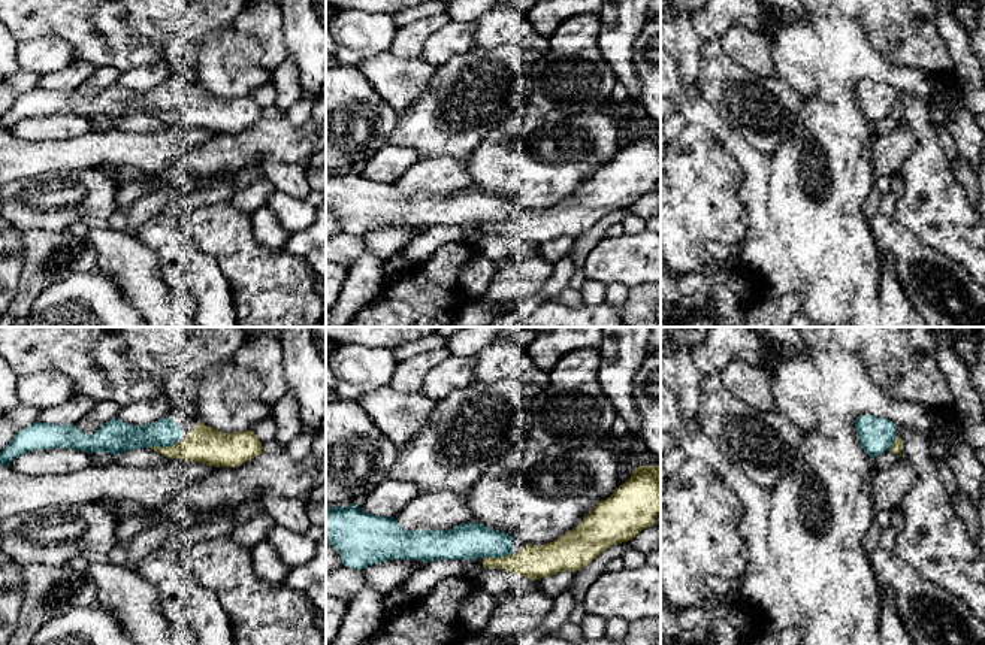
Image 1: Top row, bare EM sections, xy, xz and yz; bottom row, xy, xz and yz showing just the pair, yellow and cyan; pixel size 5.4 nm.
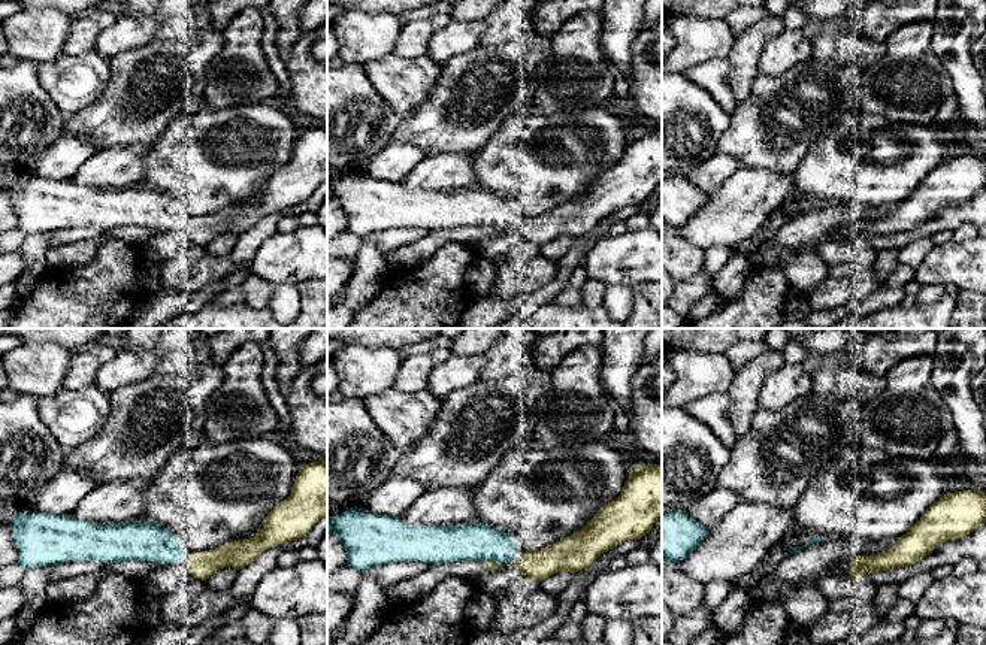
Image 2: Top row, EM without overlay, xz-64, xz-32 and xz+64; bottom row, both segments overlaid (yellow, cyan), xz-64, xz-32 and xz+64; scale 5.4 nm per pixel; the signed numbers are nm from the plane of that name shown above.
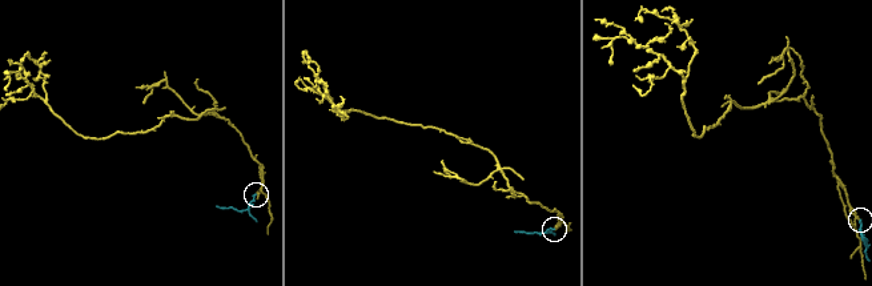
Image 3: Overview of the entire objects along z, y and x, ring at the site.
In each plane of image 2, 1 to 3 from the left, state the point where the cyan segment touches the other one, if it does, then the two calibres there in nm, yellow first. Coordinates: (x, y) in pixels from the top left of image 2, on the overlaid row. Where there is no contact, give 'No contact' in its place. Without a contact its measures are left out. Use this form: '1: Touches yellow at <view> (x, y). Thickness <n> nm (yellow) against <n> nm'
1: No contact
2: Touches yellow at xz-32 (493, 562). Thickness 50 nm (yellow) against 200 nm
3: No contact

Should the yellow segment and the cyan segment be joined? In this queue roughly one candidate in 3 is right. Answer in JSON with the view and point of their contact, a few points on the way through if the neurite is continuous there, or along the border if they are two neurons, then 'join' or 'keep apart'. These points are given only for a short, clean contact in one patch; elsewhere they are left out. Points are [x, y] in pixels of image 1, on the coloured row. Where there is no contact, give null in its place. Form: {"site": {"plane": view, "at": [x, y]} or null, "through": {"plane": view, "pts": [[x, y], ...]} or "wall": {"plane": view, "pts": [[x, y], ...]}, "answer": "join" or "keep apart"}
{"site": {"plane": "xz", "at": [498, 557]}, "through": {"plane": "xz", "pts": [[532, 562], [508, 562], [498, 557], [483, 542], [468, 541]]}, "answer": "join"}

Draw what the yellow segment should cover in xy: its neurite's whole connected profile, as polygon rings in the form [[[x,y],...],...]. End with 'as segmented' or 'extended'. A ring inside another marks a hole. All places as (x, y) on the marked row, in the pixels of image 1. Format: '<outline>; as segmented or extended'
[[[114,418],[102,424],[93,434],[81,431],[75,424],[34,421],[19,430],[9,445],[0,451],[0,464],[9,466],[12,460],[30,451],[54,448],[112,455],[138,448],[151,448],[169,458],[200,461],[214,467],[238,467],[263,452],[262,442],[251,430],[223,433],[200,421],[178,445],[179,439],[181,427],[169,418],[141,427]]]; extended

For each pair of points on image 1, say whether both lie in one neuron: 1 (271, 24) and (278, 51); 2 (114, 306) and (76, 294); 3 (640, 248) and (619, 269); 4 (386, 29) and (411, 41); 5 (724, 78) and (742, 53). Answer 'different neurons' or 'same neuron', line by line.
1: same neuron
2: same neuron
3: same neuron
4: different neurons
5: different neurons

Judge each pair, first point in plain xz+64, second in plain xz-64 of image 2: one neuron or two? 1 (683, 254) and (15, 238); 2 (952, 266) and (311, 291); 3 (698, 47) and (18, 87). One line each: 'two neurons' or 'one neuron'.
1: one neuron
2: two neurons
3: two neurons

